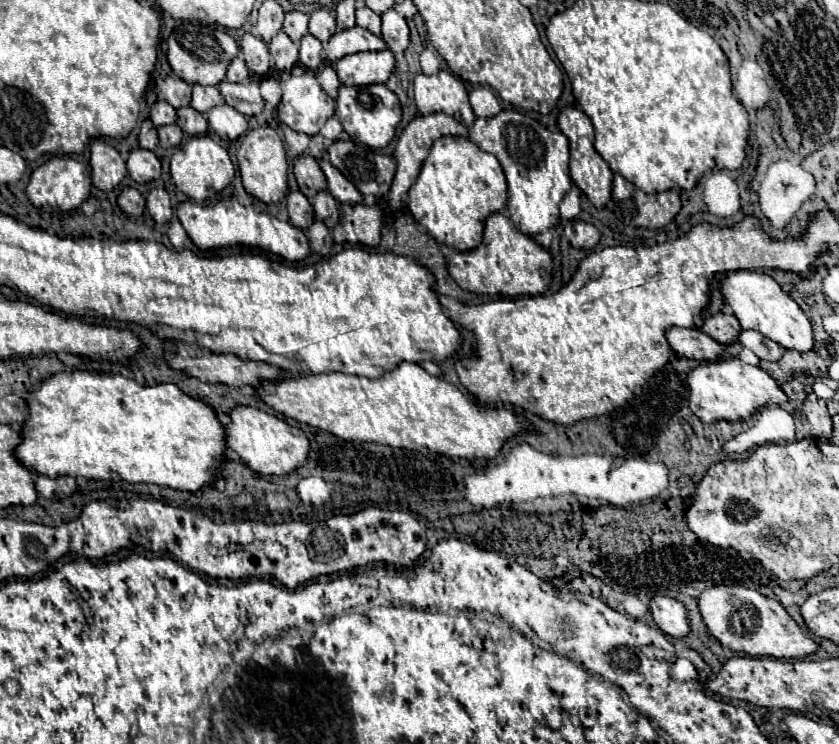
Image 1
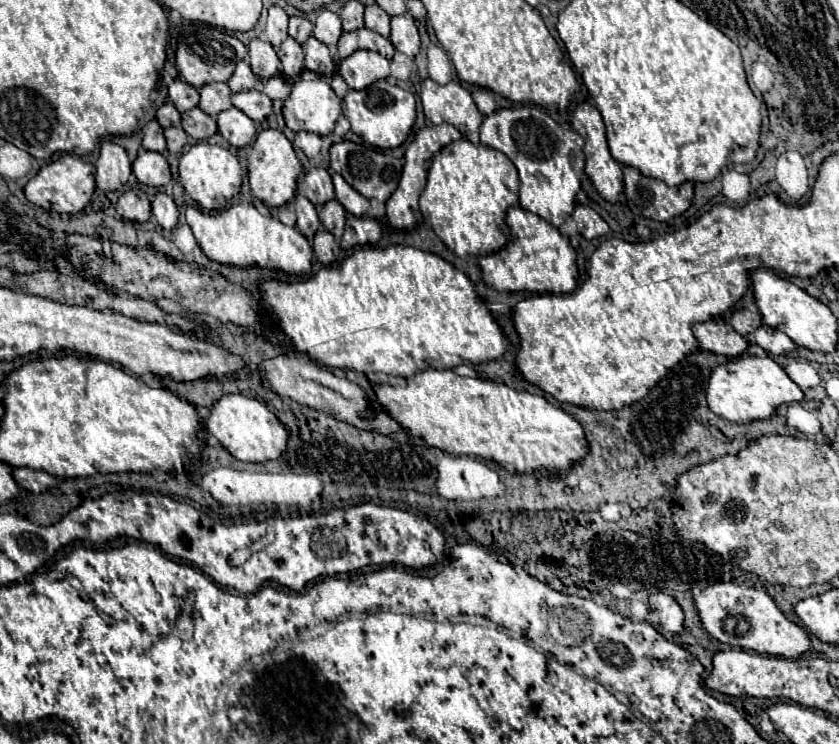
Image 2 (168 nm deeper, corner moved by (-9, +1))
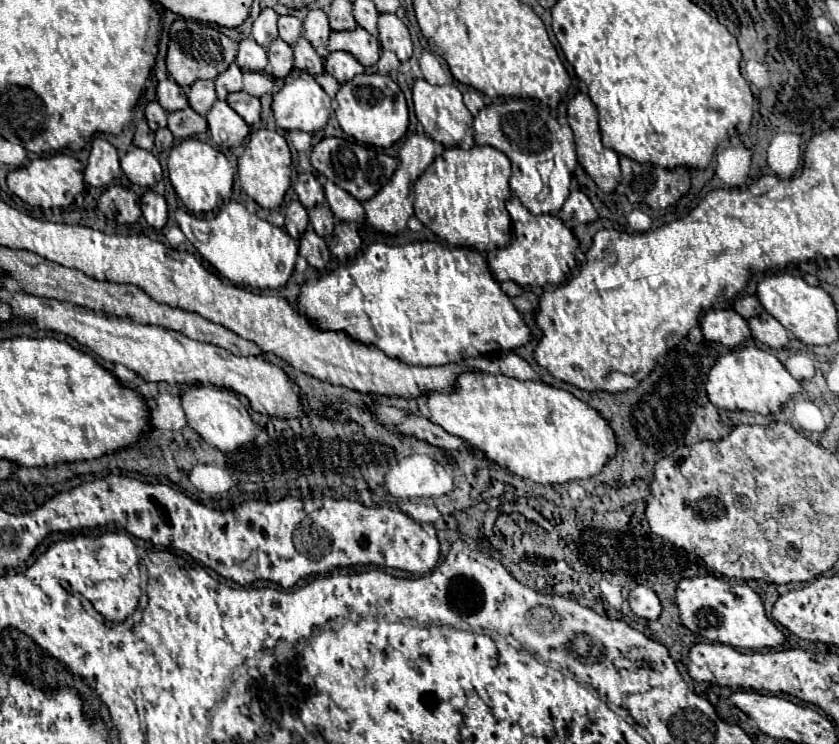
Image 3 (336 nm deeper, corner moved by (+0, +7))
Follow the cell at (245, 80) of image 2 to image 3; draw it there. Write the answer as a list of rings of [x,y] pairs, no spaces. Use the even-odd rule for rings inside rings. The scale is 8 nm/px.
[[[232,63],[232,67],[228,67],[228,71],[220,73],[214,79],[214,85],[216,85],[218,99],[226,99],[228,93],[242,91],[242,71],[240,71],[240,67],[236,63]]]

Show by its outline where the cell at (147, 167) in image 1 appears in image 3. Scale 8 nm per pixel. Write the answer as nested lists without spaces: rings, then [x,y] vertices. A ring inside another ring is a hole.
[[[140,147],[130,149],[124,159],[120,161],[124,175],[140,187],[154,187],[160,179],[162,179],[162,167],[158,163],[158,159]]]

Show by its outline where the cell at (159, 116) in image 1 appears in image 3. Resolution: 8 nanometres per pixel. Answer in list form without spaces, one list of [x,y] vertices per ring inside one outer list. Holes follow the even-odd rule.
[[[152,101],[152,103],[148,103],[146,105],[146,121],[148,121],[148,125],[150,125],[150,129],[152,131],[156,131],[156,129],[160,129],[160,127],[166,127],[166,111],[160,107],[160,103],[156,103],[156,101]]]

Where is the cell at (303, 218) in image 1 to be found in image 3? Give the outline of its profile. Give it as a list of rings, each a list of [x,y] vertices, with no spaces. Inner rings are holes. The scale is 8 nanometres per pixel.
[[[292,201],[288,207],[286,207],[286,233],[298,241],[302,237],[302,233],[306,231],[308,227],[308,213],[304,209],[304,205],[300,201]]]

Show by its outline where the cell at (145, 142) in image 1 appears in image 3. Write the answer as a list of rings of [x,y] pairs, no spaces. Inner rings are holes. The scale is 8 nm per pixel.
[[[142,119],[136,123],[136,133],[134,133],[134,145],[142,149],[152,149],[154,147],[154,133],[150,131],[148,123]]]

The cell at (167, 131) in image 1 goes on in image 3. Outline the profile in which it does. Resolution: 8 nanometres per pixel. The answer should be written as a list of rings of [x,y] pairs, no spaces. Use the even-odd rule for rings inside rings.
[[[160,129],[156,131],[156,149],[170,149],[174,145],[174,135],[170,133],[170,129]]]

